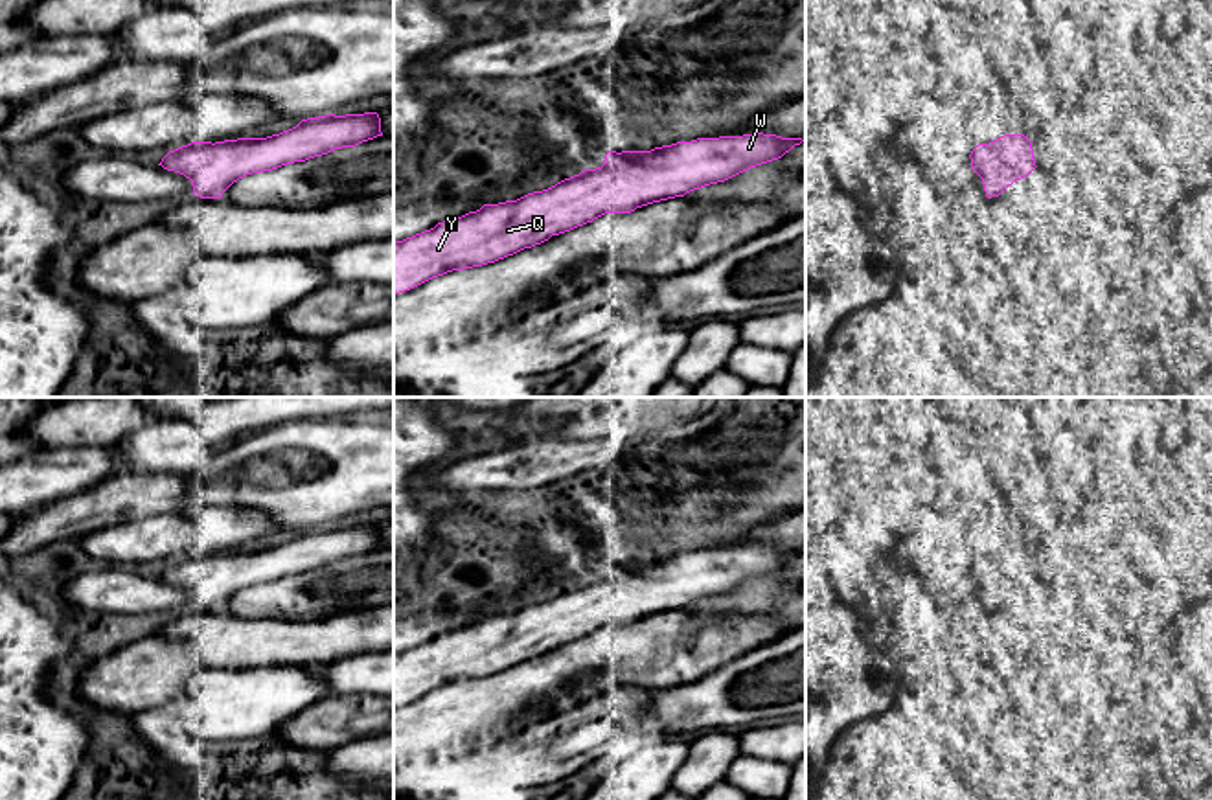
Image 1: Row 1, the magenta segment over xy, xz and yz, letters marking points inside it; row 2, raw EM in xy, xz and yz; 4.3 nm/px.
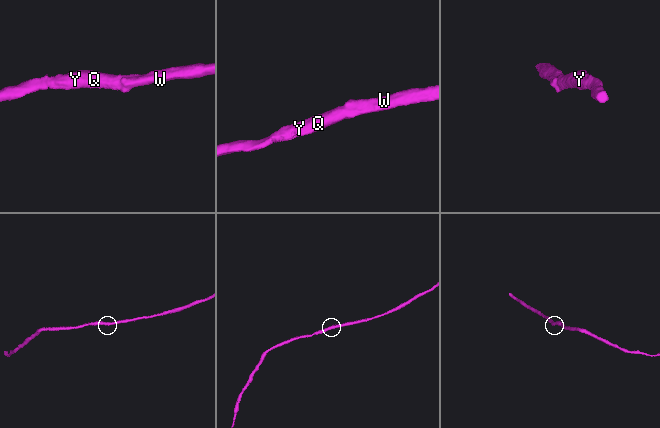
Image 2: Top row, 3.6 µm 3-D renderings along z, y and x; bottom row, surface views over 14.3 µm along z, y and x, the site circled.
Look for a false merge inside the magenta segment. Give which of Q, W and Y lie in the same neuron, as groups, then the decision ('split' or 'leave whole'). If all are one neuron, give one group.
Q Y / W | split

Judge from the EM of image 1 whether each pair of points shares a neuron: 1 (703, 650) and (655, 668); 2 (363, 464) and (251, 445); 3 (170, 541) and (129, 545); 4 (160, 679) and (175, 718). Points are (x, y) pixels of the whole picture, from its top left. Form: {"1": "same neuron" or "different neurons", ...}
{"1": "same neuron", "2": "same neuron", "3": "same neuron", "4": "different neurons"}

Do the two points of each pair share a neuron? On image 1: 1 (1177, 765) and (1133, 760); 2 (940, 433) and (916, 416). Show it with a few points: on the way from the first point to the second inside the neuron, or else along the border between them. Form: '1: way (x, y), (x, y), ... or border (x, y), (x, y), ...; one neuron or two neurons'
1: border (1154, 740), (1154, 760), (1159, 769); two neurons
2: border (938, 416), (929, 440); two neurons

